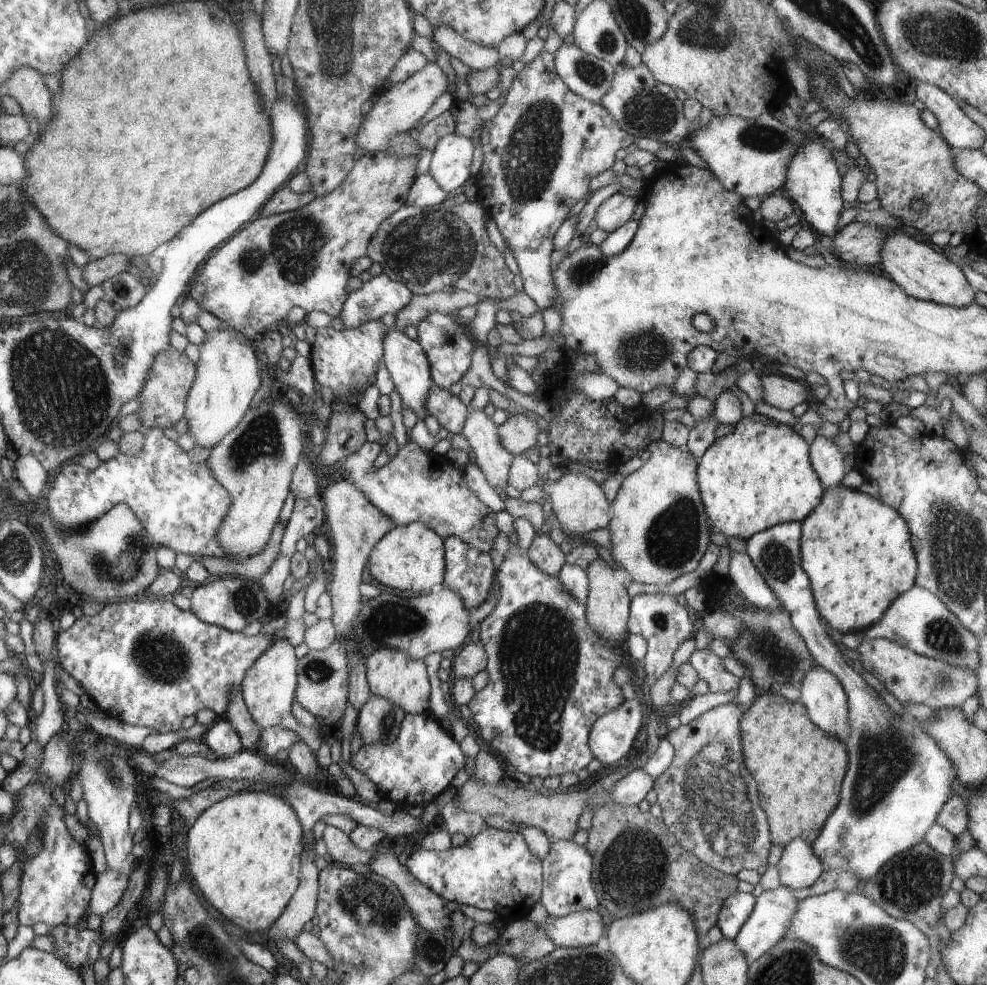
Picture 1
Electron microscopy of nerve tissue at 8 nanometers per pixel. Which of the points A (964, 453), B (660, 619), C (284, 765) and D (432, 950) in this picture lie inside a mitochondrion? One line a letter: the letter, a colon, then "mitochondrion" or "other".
A: other
B: mitochondrion
C: other
D: mitochondrion

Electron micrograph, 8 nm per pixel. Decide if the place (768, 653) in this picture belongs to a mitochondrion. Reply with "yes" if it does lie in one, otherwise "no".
yes

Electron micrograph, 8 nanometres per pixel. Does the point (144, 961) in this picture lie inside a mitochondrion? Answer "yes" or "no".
no

